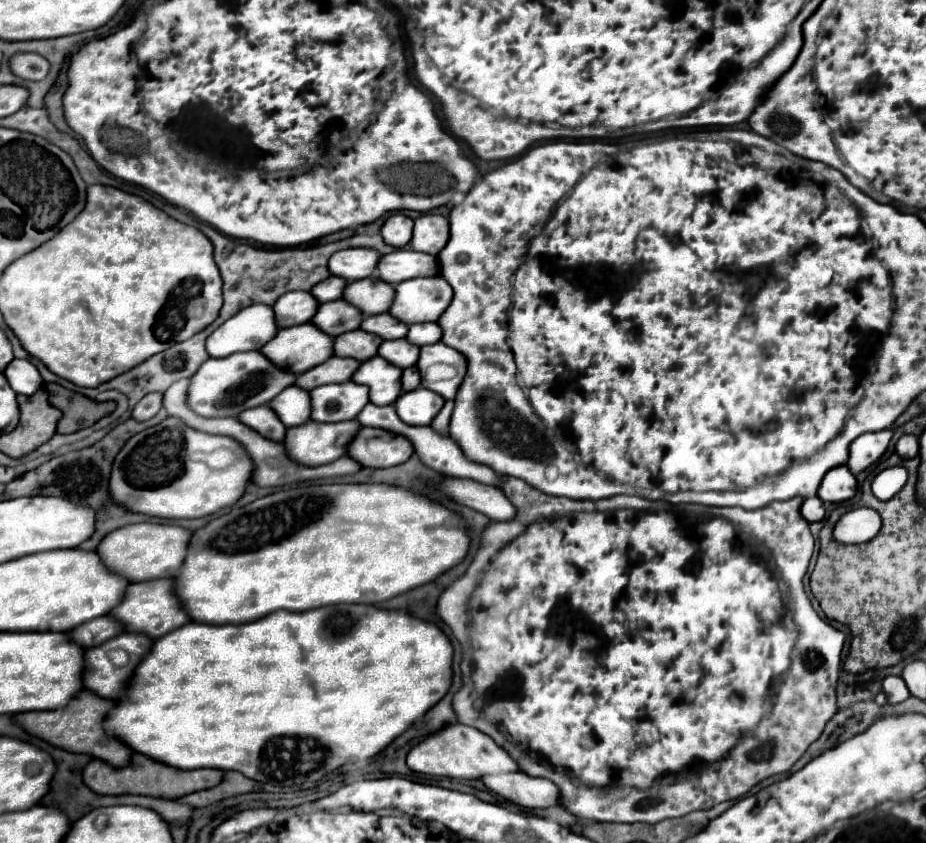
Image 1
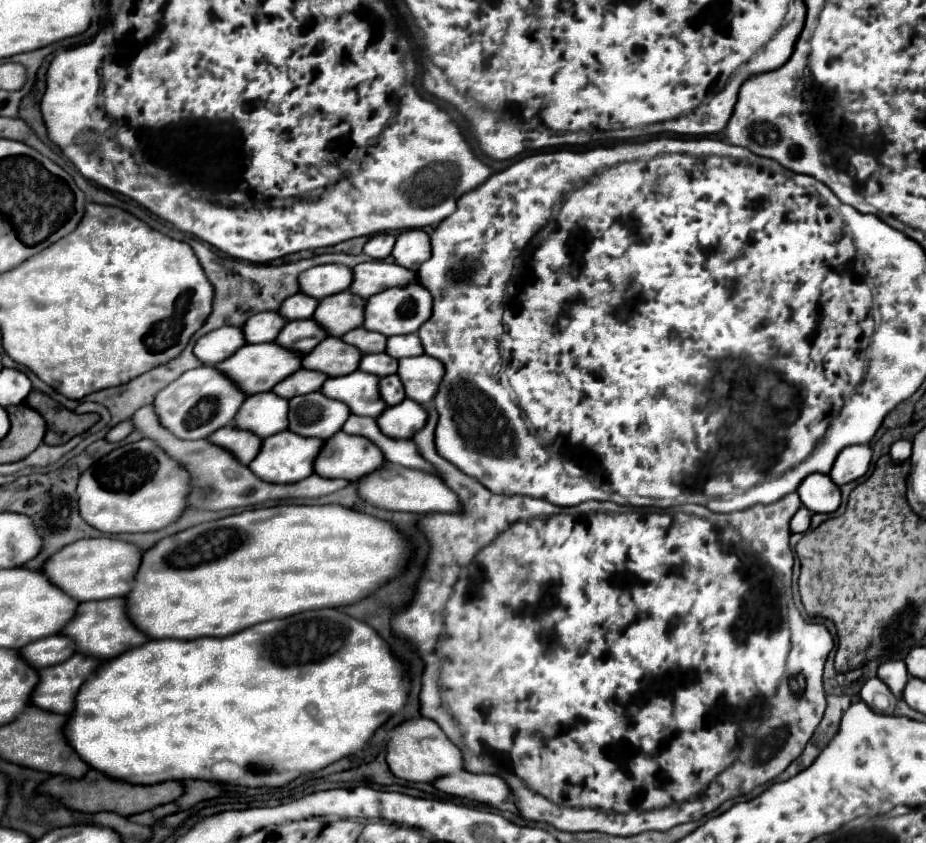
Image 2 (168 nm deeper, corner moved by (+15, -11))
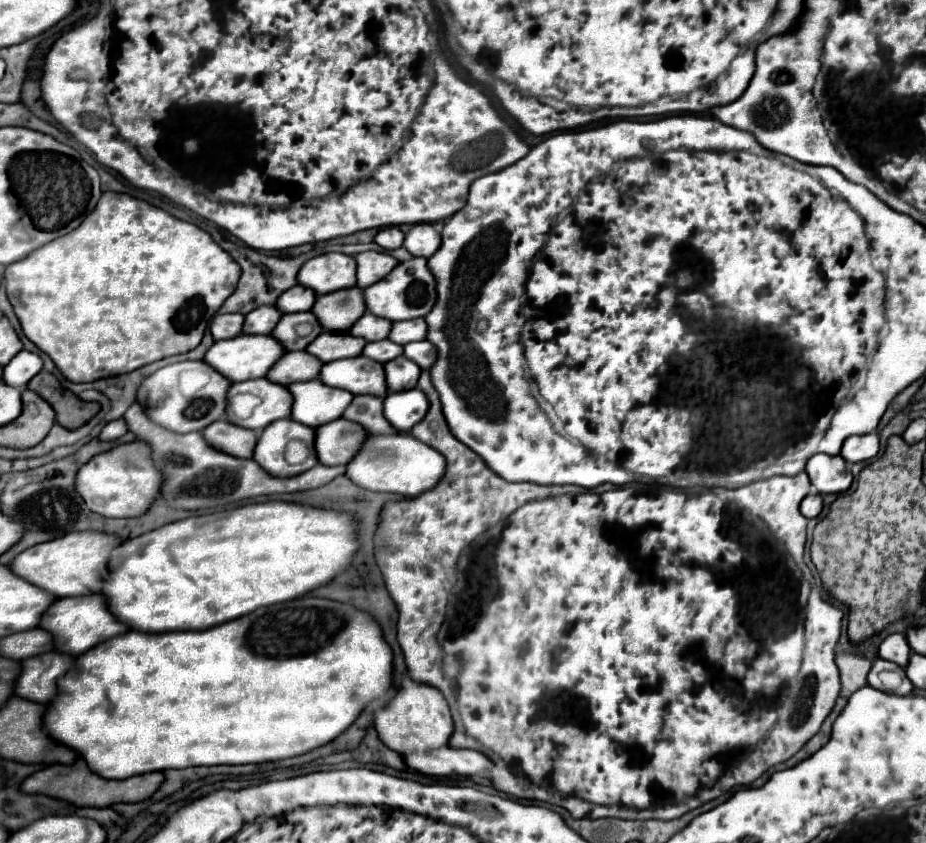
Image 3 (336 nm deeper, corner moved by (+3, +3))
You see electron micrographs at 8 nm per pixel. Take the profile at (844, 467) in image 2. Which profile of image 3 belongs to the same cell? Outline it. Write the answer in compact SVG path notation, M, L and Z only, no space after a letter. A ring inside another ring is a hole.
M871 432L871 434L865 434L865 436L849 436L843 442L841 456L845 458L845 462L855 464L855 462L875 458L877 452L879 452L879 436L875 432Z

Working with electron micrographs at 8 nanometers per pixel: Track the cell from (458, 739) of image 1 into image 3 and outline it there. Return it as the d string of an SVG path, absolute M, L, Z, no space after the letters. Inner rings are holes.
M405 678L403 688L399 690L399 694L379 712L375 712L375 728L379 732L379 738L383 740L385 746L389 746L391 750L399 752L399 754L417 754L417 752L427 752L427 750L437 750L437 748L445 748L449 746L449 738L453 736L453 718L449 712L449 706L443 698L443 694L437 688L429 688L425 684L417 684L411 678Z

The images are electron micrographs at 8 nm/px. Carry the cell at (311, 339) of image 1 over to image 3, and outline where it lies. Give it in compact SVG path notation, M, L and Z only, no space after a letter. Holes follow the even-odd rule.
M239 334L233 340L215 342L207 350L203 360L209 362L211 366L217 366L217 370L221 370L221 374L225 374L225 378L229 378L231 382L245 382L253 378L265 378L271 366L285 354L287 350L281 346L281 342L275 342L271 334Z

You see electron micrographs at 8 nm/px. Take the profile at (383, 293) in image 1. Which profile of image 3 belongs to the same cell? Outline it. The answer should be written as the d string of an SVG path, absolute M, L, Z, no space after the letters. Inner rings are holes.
M351 286L317 296L313 314L317 314L323 330L347 332L353 322L365 314L363 290L359 286Z

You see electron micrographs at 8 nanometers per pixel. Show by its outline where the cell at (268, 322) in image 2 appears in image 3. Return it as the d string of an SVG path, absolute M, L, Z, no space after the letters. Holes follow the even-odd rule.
M269 304L259 306L245 316L243 332L245 334L271 334L273 326L277 326L281 316L283 316L281 310L277 310L275 306L269 306Z

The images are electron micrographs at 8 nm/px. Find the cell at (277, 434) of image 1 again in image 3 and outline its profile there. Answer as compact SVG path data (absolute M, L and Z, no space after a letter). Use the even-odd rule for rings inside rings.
M217 420L203 430L205 440L213 442L219 450L229 450L239 458L251 458L257 446L257 432L241 426L233 426L229 420Z

